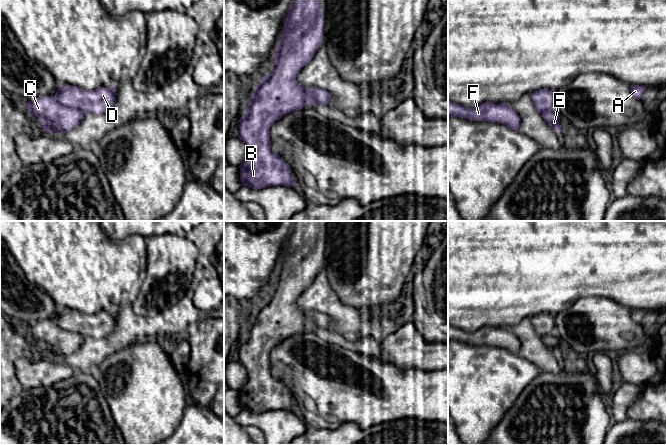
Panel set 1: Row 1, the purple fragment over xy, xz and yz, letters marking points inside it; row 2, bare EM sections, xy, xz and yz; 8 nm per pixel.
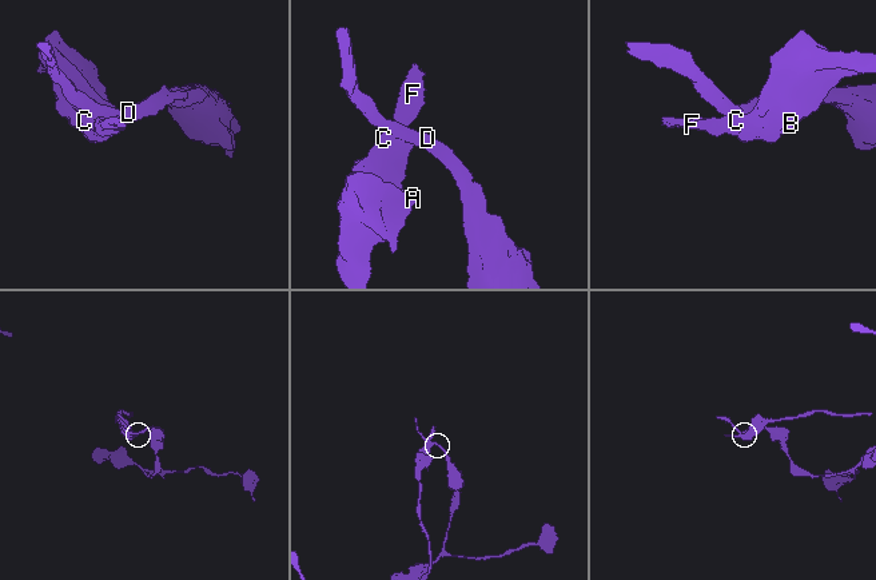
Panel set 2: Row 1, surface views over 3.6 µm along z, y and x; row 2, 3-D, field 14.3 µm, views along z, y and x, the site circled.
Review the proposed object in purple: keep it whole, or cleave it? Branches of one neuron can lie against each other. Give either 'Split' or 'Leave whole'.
Split

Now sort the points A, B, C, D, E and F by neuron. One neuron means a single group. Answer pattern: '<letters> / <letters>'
A B C E F / D

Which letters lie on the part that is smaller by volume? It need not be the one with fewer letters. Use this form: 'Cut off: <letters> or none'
Cut off: A, B, C, E, F

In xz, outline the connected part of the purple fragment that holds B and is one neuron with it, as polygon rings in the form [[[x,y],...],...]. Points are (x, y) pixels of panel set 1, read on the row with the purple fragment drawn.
[[[295,0],[284,23],[284,31],[278,44],[274,61],[275,70],[265,75],[240,119],[237,136],[245,143],[247,158],[240,168],[242,186],[262,189],[271,186],[293,187],[296,185],[292,170],[271,149],[270,128],[283,116],[308,105],[304,88],[297,82],[301,69],[312,60],[318,48],[324,44],[323,9],[321,0]]]

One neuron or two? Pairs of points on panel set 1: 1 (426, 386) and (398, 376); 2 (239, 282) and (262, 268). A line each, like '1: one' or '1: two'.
1: one
2: one

